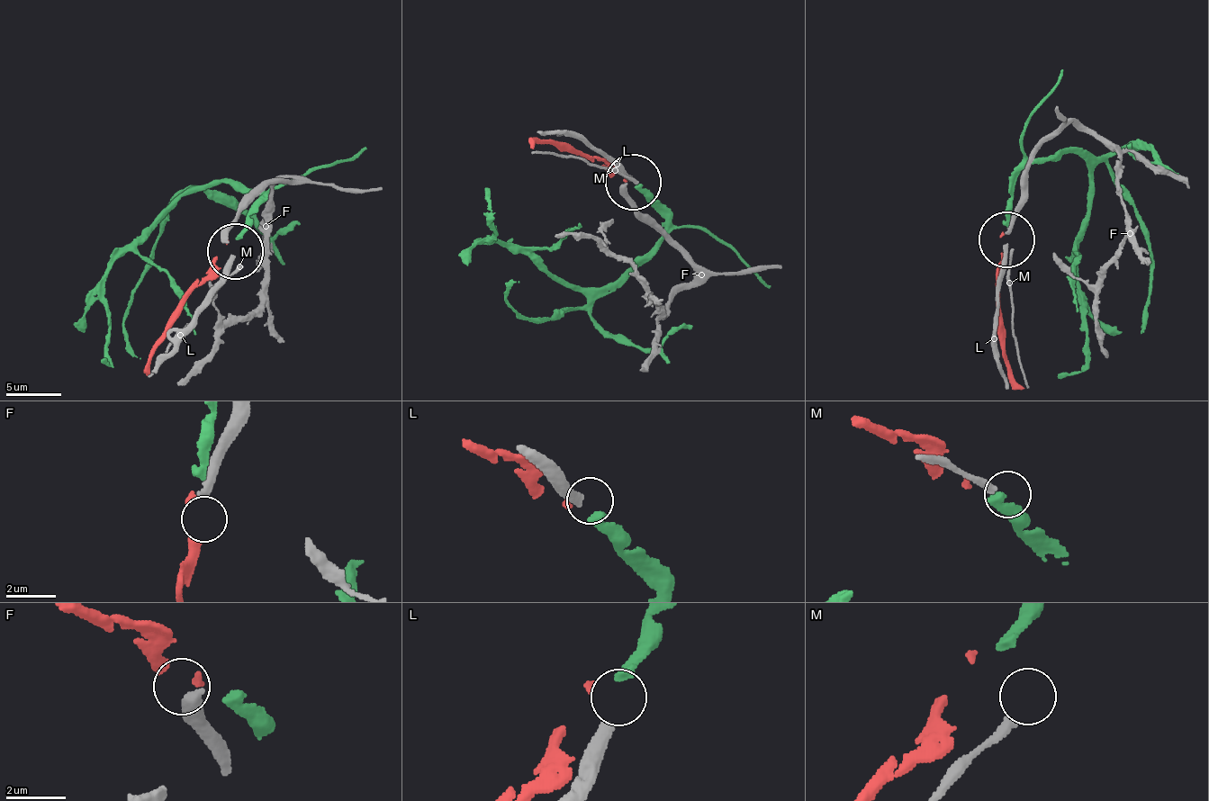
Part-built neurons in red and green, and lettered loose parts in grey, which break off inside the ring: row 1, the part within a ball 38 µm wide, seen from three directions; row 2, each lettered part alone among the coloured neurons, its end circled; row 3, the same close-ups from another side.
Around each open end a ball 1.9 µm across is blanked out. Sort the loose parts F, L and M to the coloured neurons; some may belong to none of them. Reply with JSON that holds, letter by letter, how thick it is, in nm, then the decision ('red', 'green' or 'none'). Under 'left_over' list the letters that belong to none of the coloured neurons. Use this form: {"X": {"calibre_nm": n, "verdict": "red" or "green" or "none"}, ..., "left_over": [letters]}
{"F": {"calibre_nm": 440, "verdict": "red"}, "L": {"calibre_nm": 400, "verdict": "green"}, "M": {"calibre_nm": 280, "verdict": "none"}, "left_over": ["M"]}

